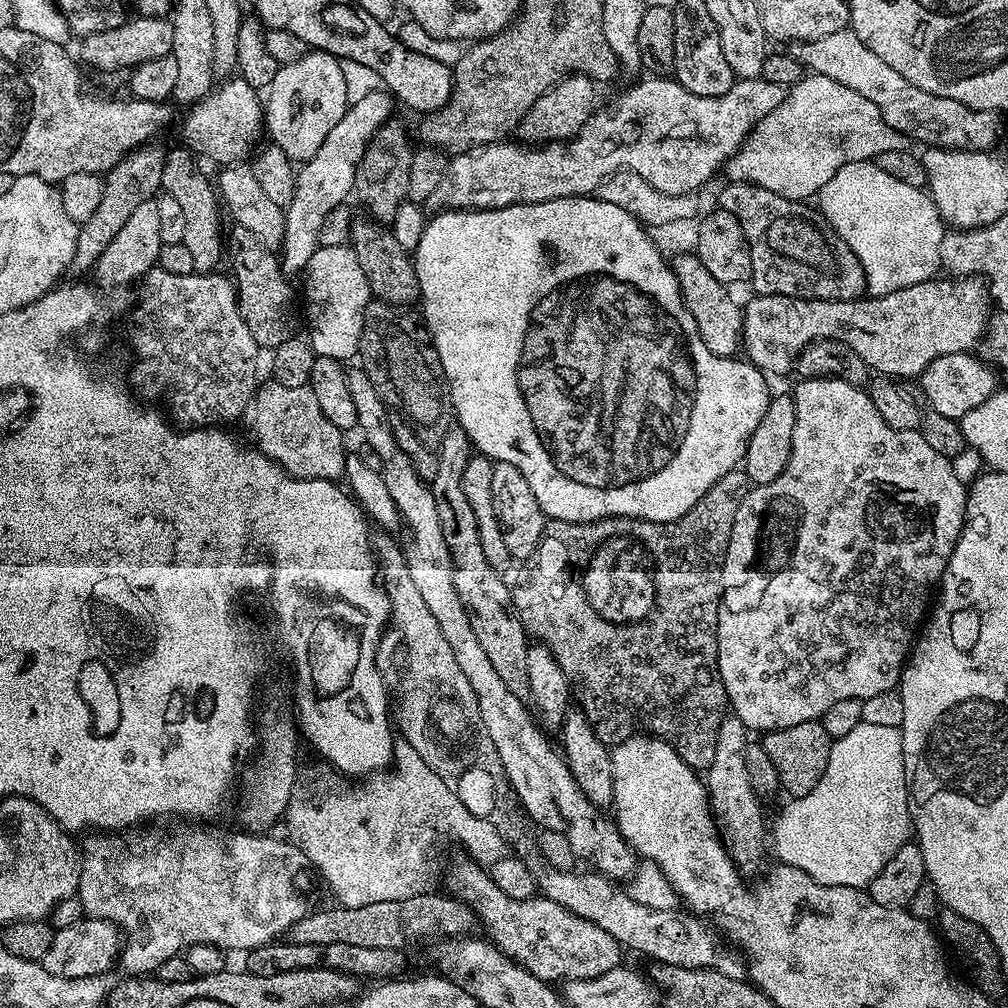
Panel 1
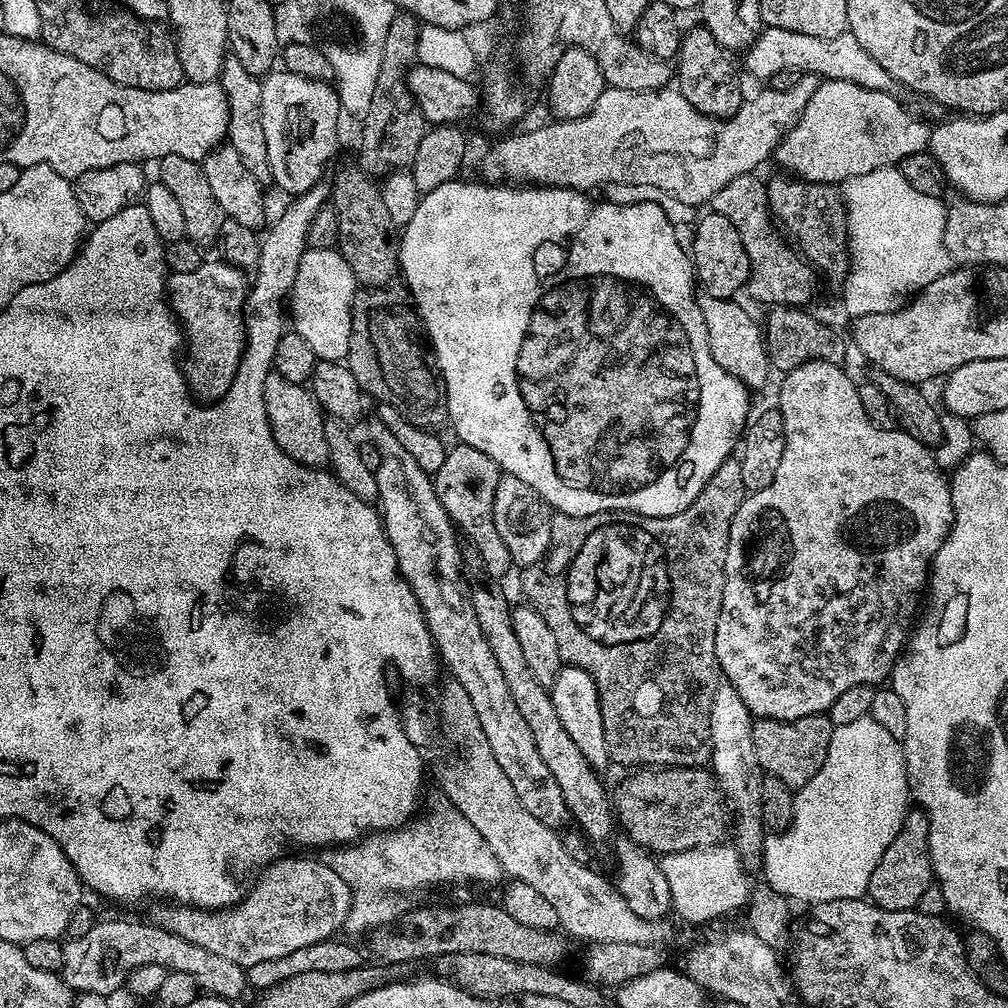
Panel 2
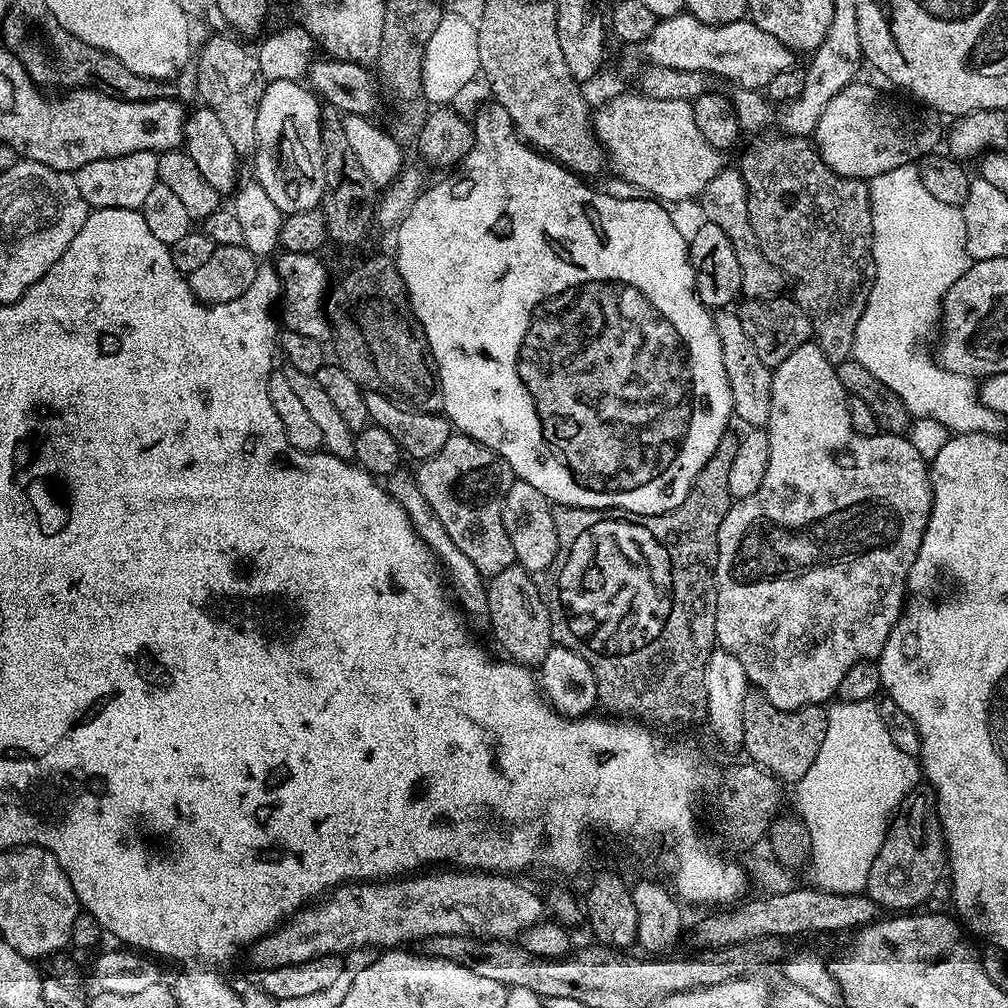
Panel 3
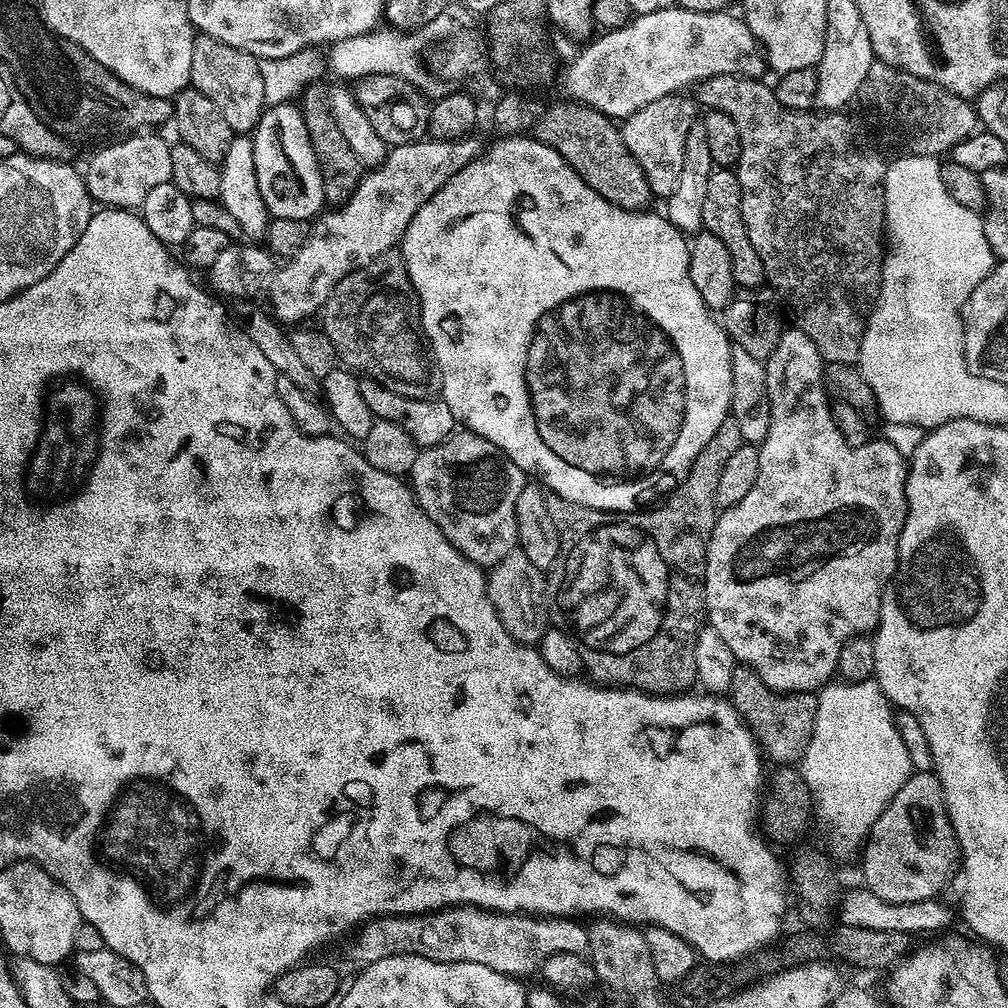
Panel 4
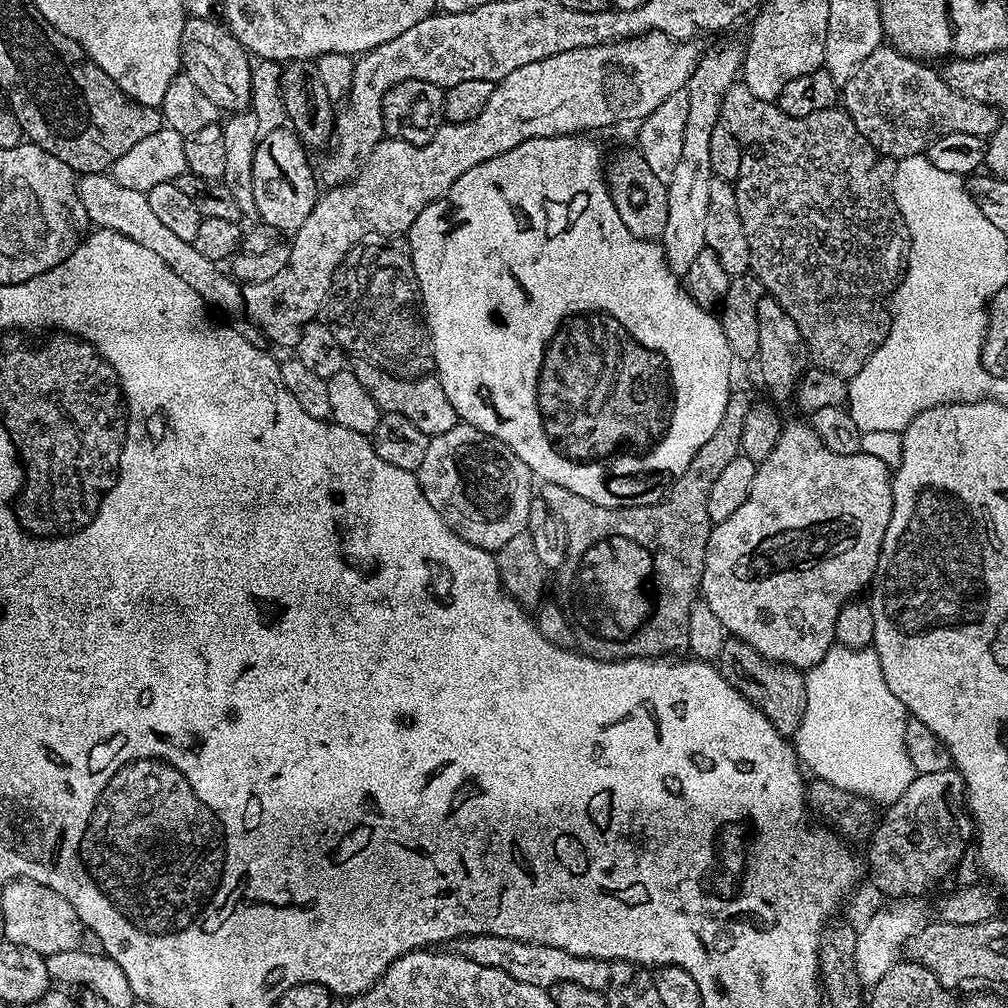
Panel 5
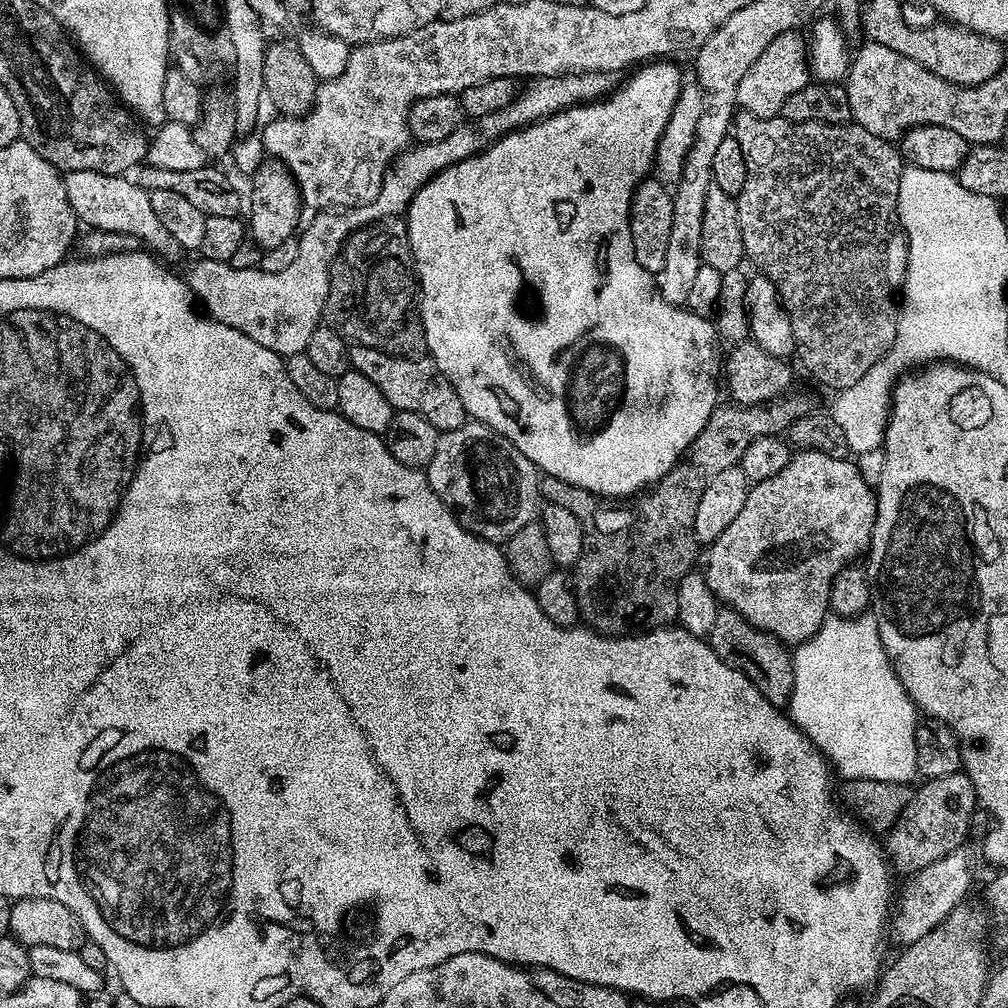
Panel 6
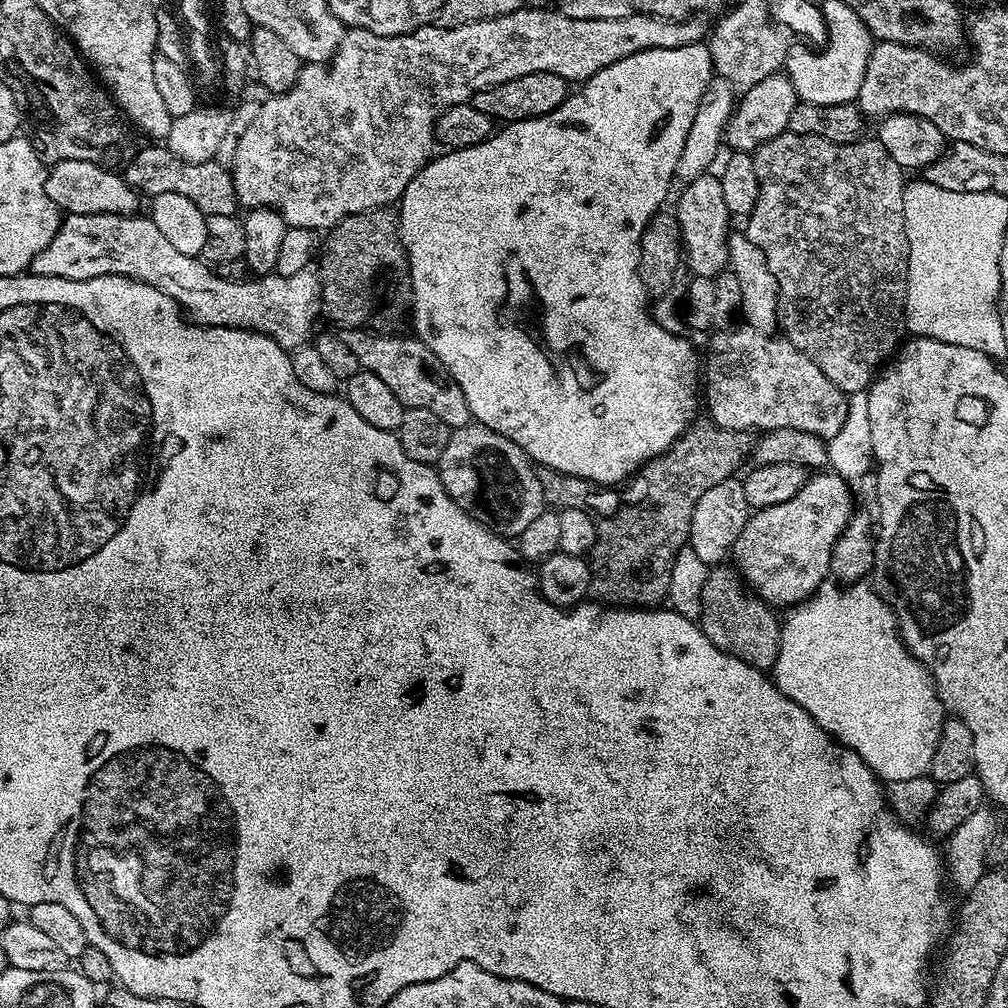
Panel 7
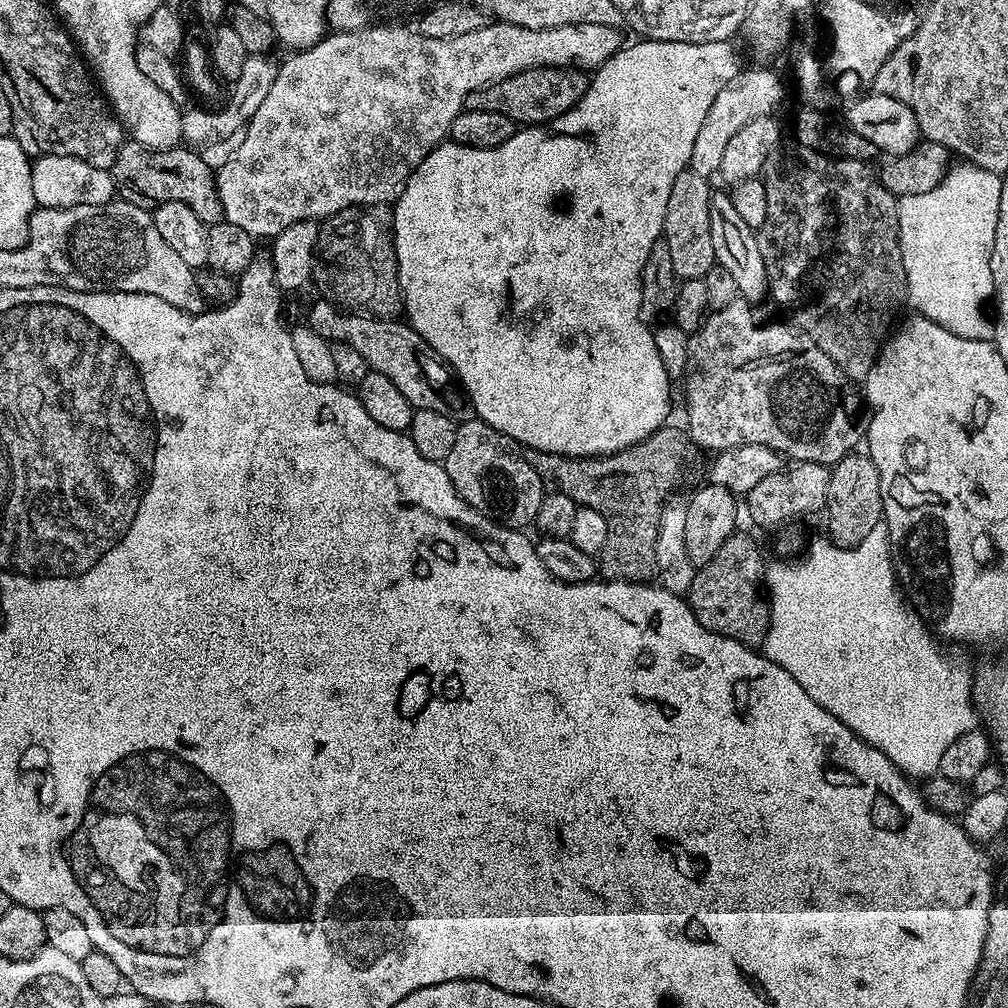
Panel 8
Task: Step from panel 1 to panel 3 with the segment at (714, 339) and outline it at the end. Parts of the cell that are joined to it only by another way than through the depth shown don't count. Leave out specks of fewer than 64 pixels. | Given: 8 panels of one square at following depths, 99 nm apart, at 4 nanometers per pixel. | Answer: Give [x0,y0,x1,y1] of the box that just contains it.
[713,310,772,429]

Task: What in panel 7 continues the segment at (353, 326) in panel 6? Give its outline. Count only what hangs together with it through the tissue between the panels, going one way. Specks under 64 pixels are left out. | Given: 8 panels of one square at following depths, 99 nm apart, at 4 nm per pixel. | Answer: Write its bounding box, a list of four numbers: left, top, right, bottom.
[318,207,412,328]

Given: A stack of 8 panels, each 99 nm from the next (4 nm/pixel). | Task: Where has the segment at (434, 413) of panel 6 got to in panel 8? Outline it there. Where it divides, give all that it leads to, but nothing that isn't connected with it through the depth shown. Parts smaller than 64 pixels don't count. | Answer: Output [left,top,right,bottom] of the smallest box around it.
[307,298,470,422]

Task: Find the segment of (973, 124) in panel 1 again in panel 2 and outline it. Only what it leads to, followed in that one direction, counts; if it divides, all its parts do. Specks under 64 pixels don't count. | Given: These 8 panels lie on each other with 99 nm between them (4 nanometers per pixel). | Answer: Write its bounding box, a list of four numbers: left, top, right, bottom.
[743,27,898,92]

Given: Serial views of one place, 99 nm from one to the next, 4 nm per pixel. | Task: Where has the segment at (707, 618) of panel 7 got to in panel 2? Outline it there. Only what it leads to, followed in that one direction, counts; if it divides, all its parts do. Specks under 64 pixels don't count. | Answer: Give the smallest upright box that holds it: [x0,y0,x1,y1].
[753,714,833,790]

